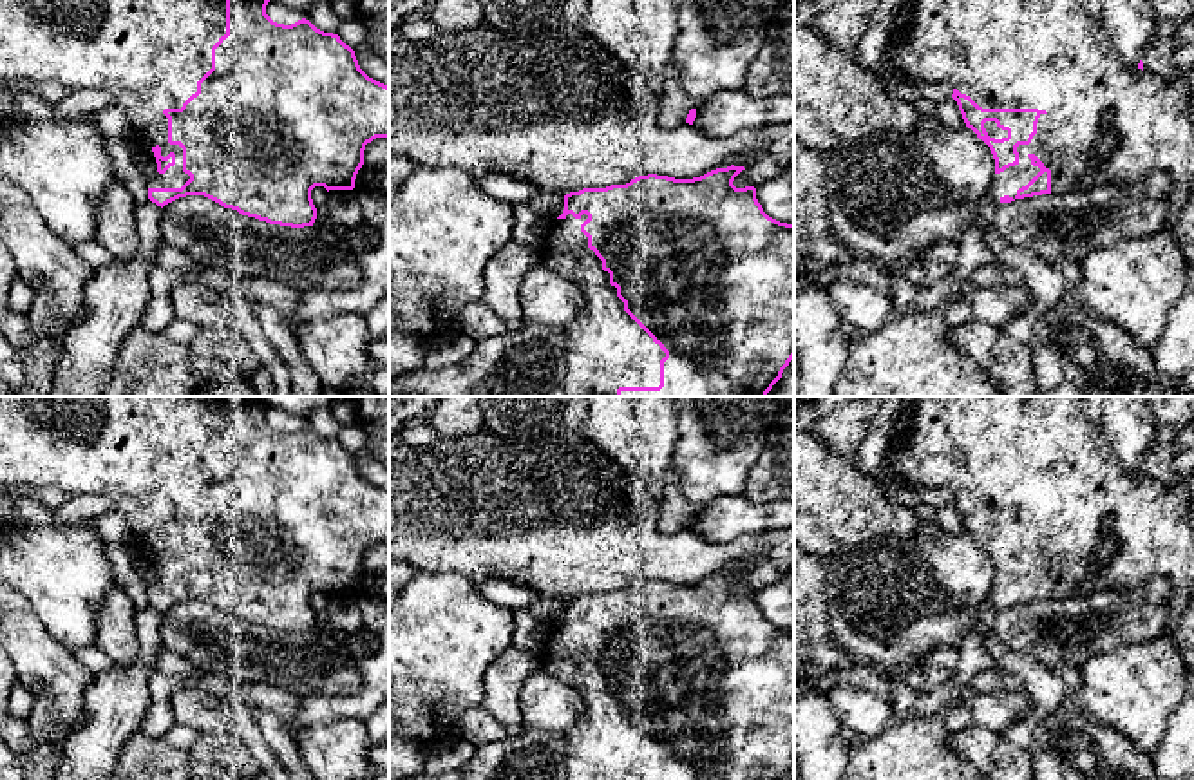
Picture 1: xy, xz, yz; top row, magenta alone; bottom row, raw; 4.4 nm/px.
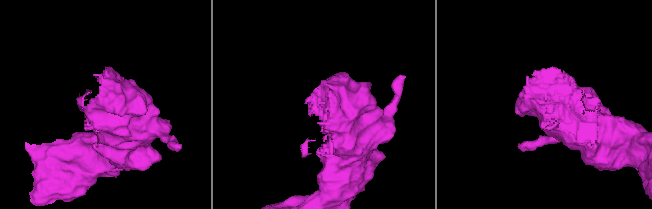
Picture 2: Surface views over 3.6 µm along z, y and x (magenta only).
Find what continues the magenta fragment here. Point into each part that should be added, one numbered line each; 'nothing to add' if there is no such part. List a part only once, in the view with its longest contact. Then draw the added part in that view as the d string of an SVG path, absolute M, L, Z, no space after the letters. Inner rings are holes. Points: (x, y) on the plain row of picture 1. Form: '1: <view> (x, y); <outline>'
1: xy (147, 455); M0 396L0 489L14 487L54 487L69 496L92 494L105 498L119 512L130 530L132 541L143 545L147 552L161 552L161 561L175 559L175 570L165 579L157 579L148 594L181 594L190 581L183 577L183 554L168 548L168 523L165 514L181 514L197 498L197 487L212 474L212 452L226 440L226 396Z

